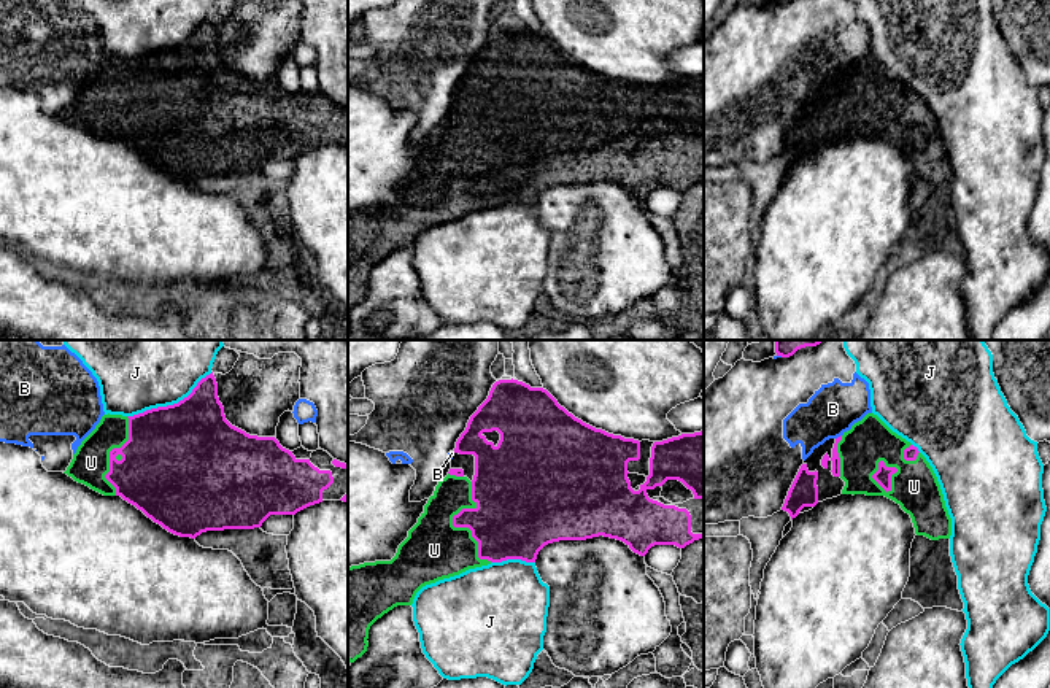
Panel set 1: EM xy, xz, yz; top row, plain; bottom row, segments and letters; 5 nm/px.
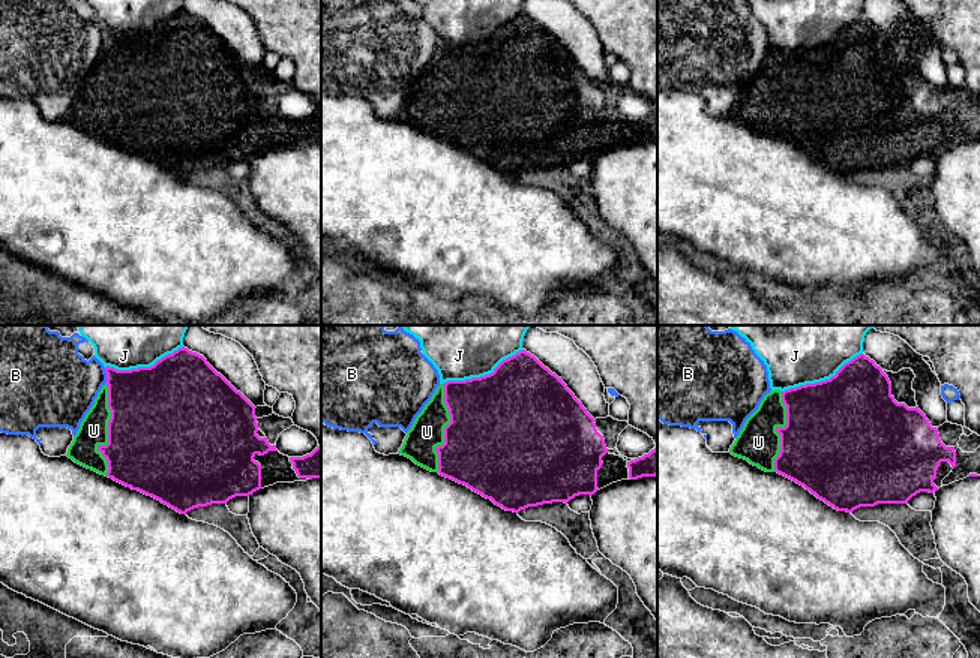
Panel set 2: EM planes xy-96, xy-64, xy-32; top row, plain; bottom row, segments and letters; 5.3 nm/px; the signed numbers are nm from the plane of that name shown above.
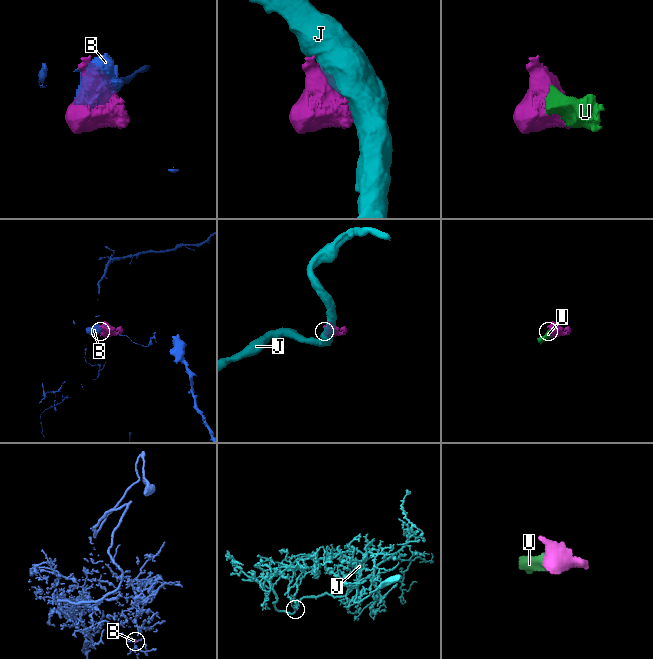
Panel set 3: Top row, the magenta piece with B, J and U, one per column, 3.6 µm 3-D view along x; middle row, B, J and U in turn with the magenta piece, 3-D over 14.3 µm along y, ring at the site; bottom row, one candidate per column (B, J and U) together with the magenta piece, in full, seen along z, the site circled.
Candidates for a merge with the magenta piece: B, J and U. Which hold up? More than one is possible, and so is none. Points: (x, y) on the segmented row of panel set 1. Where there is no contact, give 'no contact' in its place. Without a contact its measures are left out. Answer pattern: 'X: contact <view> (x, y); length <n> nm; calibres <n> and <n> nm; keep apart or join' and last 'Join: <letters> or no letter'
B: contact yz (837, 437); length 40 nm; calibres 50 and 240 nm; keep apart
J: contact xy (170, 405); length 480 nm; calibres 500 and 480 nm; keep apart
U: contact xz (455, 526); length 420 nm; calibres 320 and 300 nm; join
Join: U

